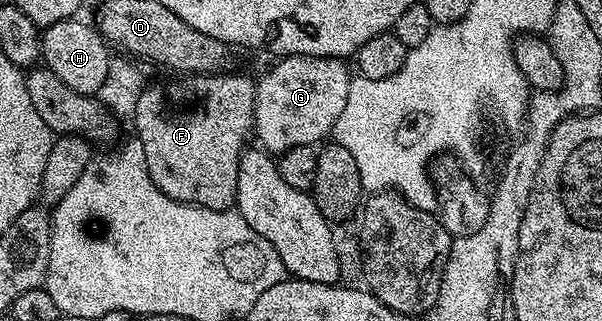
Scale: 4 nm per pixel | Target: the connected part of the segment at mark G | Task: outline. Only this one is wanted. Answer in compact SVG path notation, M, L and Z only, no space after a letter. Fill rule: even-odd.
M290 54L256 79L253 133L268 153L280 156L296 146L313 146L328 139L347 105L351 70L339 58Z

